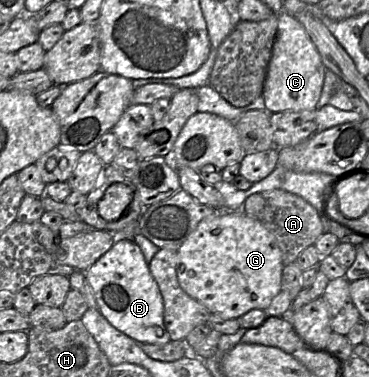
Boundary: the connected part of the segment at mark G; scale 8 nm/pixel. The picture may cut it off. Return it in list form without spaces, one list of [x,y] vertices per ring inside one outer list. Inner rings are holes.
[[[221,210],[203,219],[177,250],[176,274],[181,288],[211,314],[237,319],[250,310],[265,310],[282,290],[282,253],[273,236],[258,220],[241,211]]]

